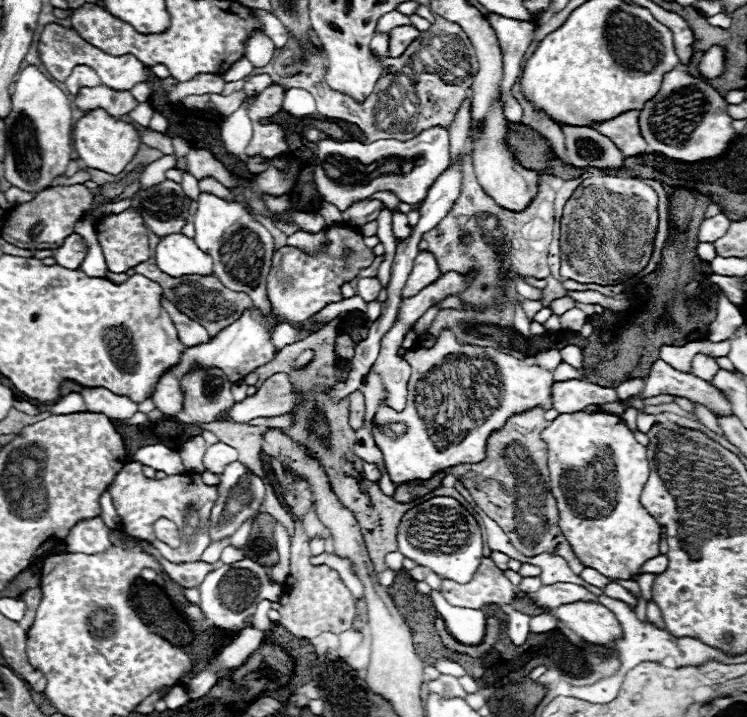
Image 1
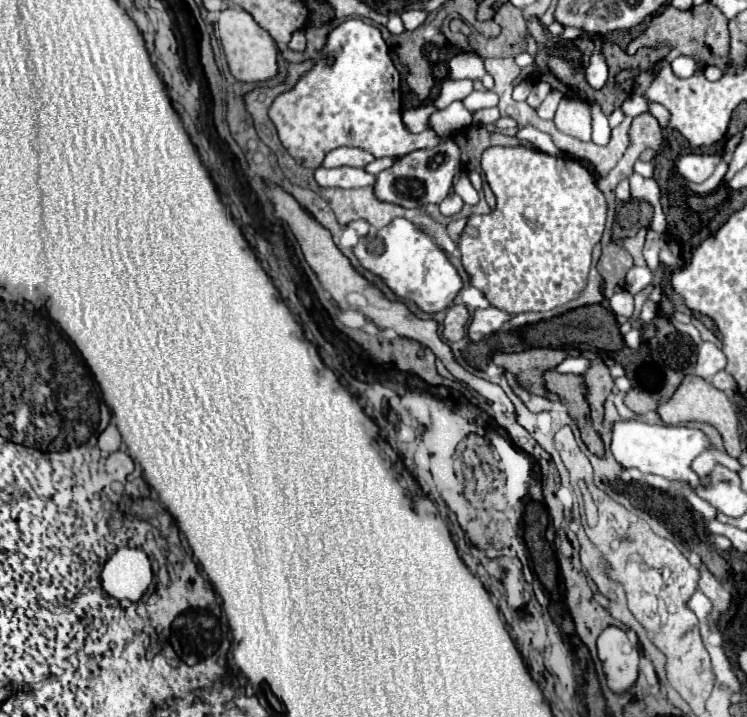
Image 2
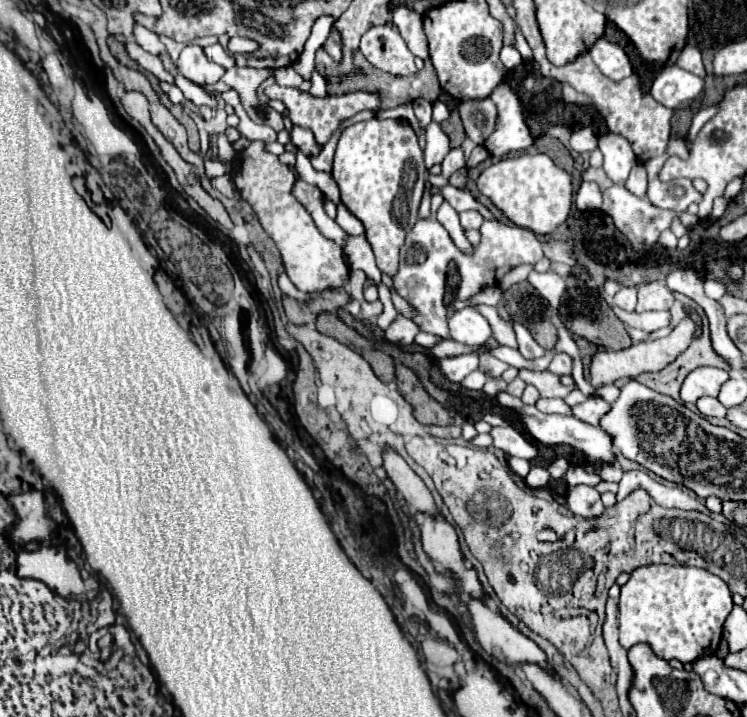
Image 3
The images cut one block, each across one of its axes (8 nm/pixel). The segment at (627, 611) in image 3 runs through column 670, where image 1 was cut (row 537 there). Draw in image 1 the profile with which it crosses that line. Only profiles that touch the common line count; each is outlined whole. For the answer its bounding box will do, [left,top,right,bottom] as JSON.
[542,412,660,580]

